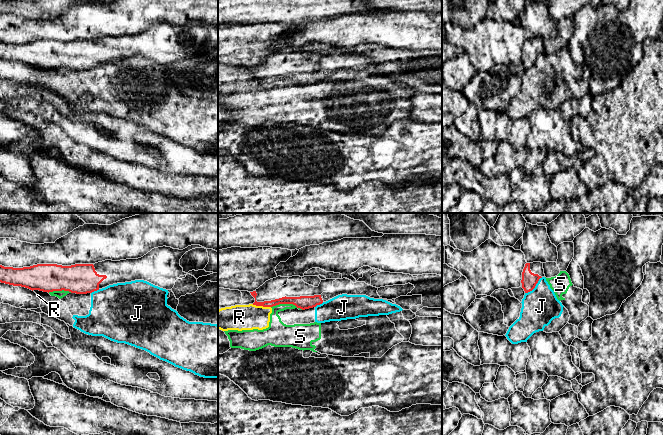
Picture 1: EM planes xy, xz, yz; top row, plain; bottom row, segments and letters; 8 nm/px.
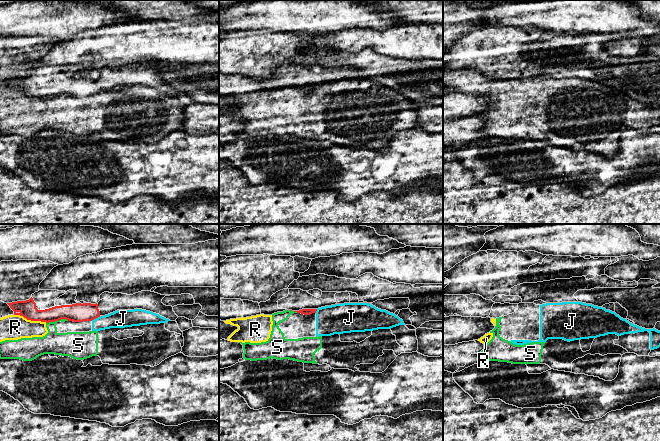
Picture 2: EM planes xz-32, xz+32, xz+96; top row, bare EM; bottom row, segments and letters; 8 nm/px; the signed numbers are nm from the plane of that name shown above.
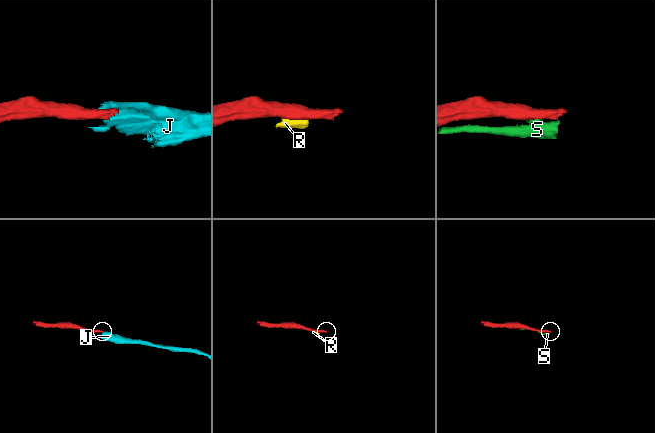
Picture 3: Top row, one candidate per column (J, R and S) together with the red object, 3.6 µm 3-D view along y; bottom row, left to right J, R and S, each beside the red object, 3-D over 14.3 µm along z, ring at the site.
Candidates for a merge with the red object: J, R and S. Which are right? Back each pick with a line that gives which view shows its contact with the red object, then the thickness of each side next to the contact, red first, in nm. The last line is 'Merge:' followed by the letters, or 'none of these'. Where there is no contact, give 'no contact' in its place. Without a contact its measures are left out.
Merge: none of these

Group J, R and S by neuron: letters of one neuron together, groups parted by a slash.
J R S

